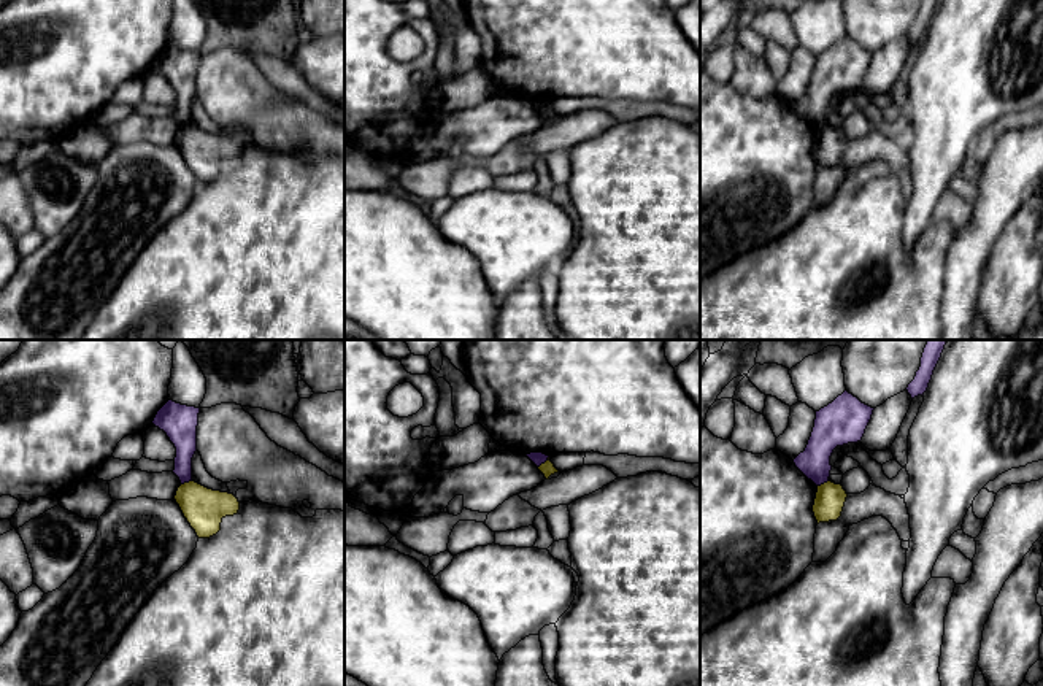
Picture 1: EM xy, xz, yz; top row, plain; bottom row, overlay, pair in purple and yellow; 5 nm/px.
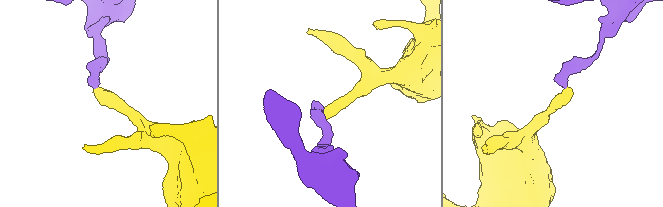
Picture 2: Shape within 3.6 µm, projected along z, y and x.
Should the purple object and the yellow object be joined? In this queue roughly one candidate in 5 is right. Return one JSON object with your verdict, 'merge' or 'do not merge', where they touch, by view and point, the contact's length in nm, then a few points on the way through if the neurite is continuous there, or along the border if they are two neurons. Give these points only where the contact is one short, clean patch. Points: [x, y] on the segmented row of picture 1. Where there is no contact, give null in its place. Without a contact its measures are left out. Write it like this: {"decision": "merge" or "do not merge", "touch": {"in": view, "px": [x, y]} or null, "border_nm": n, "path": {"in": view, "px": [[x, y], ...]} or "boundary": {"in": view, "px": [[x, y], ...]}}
{"decision": "do not merge", "touch": {"in": "xz", "px": [543, 462]}, "border_nm": 80, "boundary": {"in": "xz", "px": [[548, 456], [538, 467]]}}

